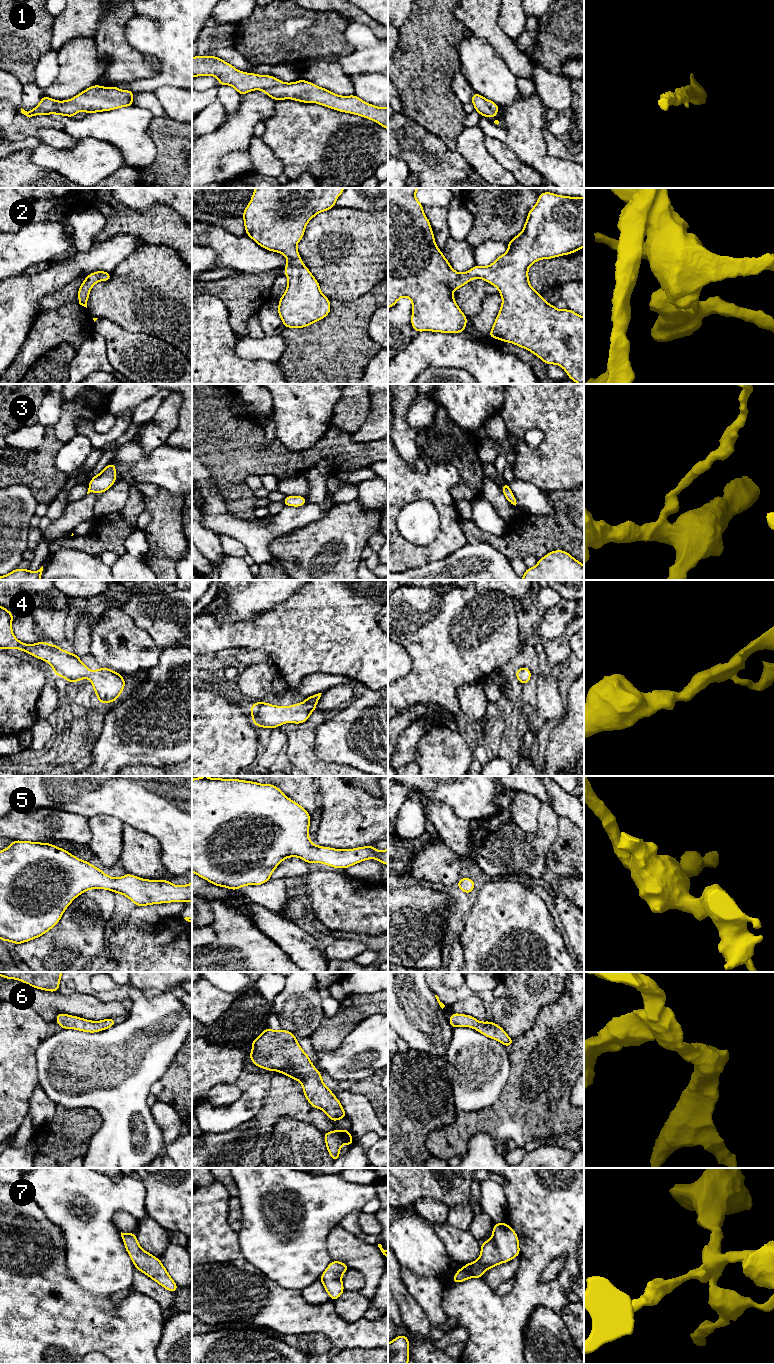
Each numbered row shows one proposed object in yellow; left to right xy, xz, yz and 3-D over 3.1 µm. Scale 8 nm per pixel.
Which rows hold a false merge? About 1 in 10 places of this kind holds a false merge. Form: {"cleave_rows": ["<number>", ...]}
{"cleave_rows": []}

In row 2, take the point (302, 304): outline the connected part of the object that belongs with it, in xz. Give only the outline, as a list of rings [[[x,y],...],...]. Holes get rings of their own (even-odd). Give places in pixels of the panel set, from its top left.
[[[255,188],[252,198],[243,211],[246,235],[261,247],[283,254],[288,262],[284,275],[288,277],[288,285],[283,296],[278,299],[278,314],[284,327],[303,328],[325,318],[331,310],[330,301],[320,291],[320,285],[310,270],[303,264],[297,251],[297,244],[303,238],[307,223],[318,213],[335,207],[335,201],[345,188]]]

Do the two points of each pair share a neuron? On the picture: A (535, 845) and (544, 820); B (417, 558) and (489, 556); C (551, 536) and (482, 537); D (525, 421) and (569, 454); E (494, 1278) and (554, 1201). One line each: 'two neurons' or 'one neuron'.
A: one neuron
B: two neurons
C: one neuron
D: one neuron
E: two neurons

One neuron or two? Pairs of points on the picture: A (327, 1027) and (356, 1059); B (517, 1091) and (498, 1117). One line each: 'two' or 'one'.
A: two
B: one

